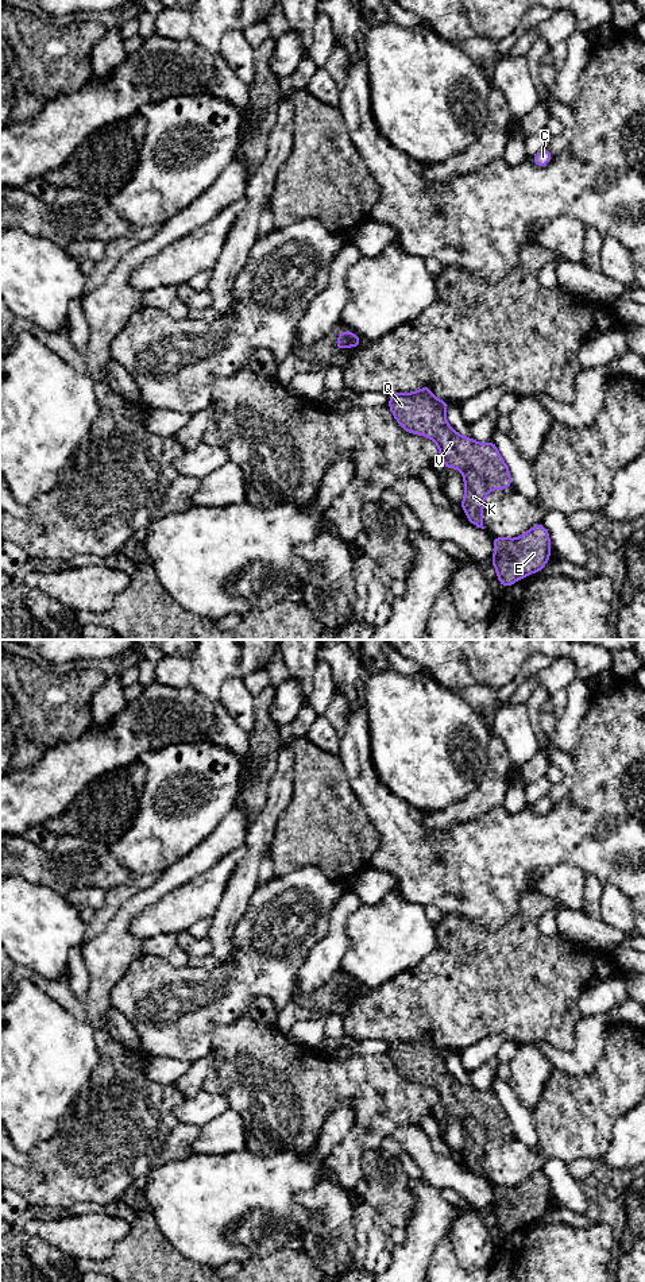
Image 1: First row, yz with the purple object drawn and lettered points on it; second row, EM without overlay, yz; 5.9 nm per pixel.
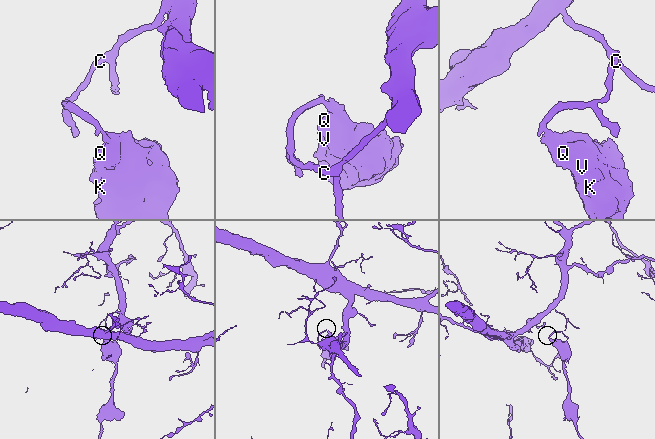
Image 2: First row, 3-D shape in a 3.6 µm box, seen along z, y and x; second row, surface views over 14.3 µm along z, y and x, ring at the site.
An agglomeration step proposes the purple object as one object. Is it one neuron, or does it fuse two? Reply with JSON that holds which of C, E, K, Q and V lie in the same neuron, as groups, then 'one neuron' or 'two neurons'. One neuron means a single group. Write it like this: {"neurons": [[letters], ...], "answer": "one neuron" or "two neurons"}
{"neurons": [["C"], ["E", "K", "Q", "V"]], "answer": "two neurons"}

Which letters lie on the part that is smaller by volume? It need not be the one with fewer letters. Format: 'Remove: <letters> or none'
Remove: E, K, Q, V

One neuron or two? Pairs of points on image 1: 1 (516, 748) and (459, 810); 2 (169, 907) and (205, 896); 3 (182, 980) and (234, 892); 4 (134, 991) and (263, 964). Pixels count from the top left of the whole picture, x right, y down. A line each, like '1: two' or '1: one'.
1: two
2: one
3: two
4: one

